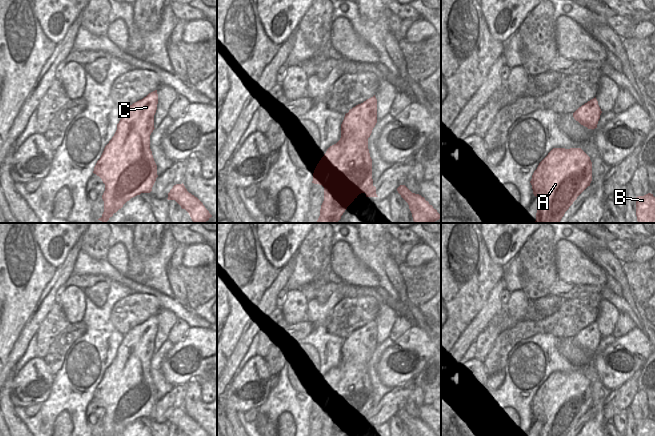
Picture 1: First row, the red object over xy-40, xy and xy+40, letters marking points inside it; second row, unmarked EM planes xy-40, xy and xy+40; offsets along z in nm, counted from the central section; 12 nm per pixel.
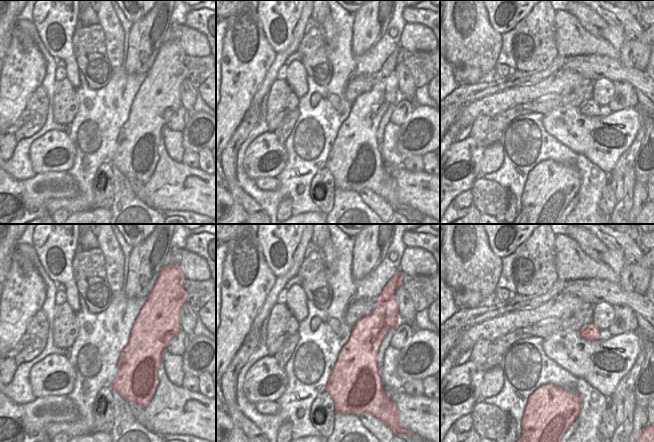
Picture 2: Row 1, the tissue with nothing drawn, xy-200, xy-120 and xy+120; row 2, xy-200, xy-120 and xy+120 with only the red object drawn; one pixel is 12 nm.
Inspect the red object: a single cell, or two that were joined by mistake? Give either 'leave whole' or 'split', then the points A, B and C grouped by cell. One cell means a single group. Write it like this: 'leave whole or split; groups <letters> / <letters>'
leave whole; groups A B C

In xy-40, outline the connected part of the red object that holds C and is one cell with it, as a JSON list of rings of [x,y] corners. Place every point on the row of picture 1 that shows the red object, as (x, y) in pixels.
[[[155,90],[124,110],[114,136],[105,146],[94,167],[93,173],[99,176],[105,184],[105,191],[102,195],[104,212],[102,217],[98,219],[103,223],[107,223],[109,218],[131,198],[152,191],[158,175],[157,165],[150,149],[150,135],[155,129],[154,115],[157,104],[158,94]]]

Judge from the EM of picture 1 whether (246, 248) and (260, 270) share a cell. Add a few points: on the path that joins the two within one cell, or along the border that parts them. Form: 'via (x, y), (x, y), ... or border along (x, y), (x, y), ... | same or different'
via (246, 253), (246, 256), (255, 265) | same

